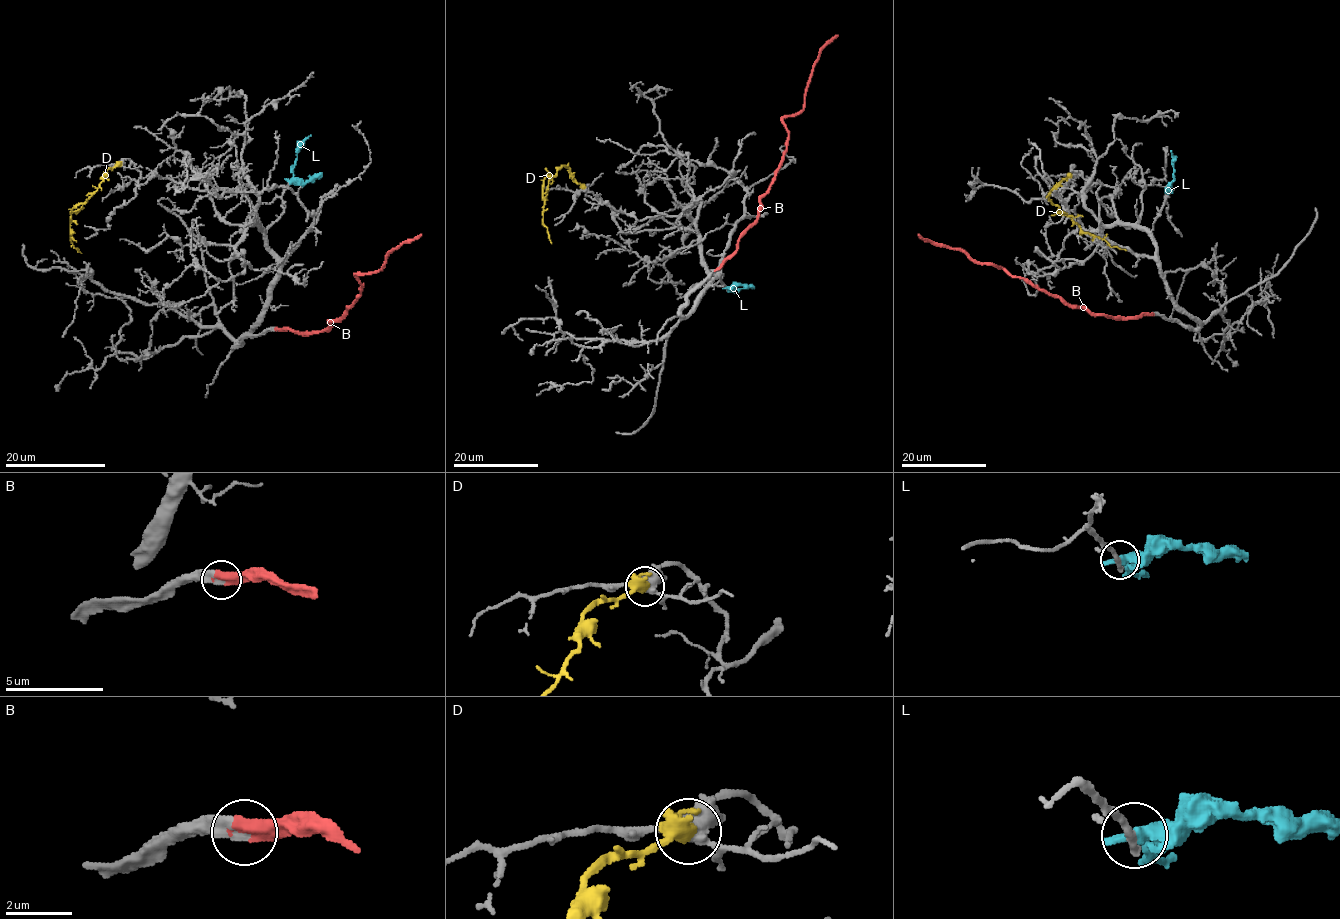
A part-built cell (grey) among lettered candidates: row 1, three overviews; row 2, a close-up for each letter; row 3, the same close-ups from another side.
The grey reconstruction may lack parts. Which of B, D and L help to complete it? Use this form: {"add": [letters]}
{"add": ["B"]}

